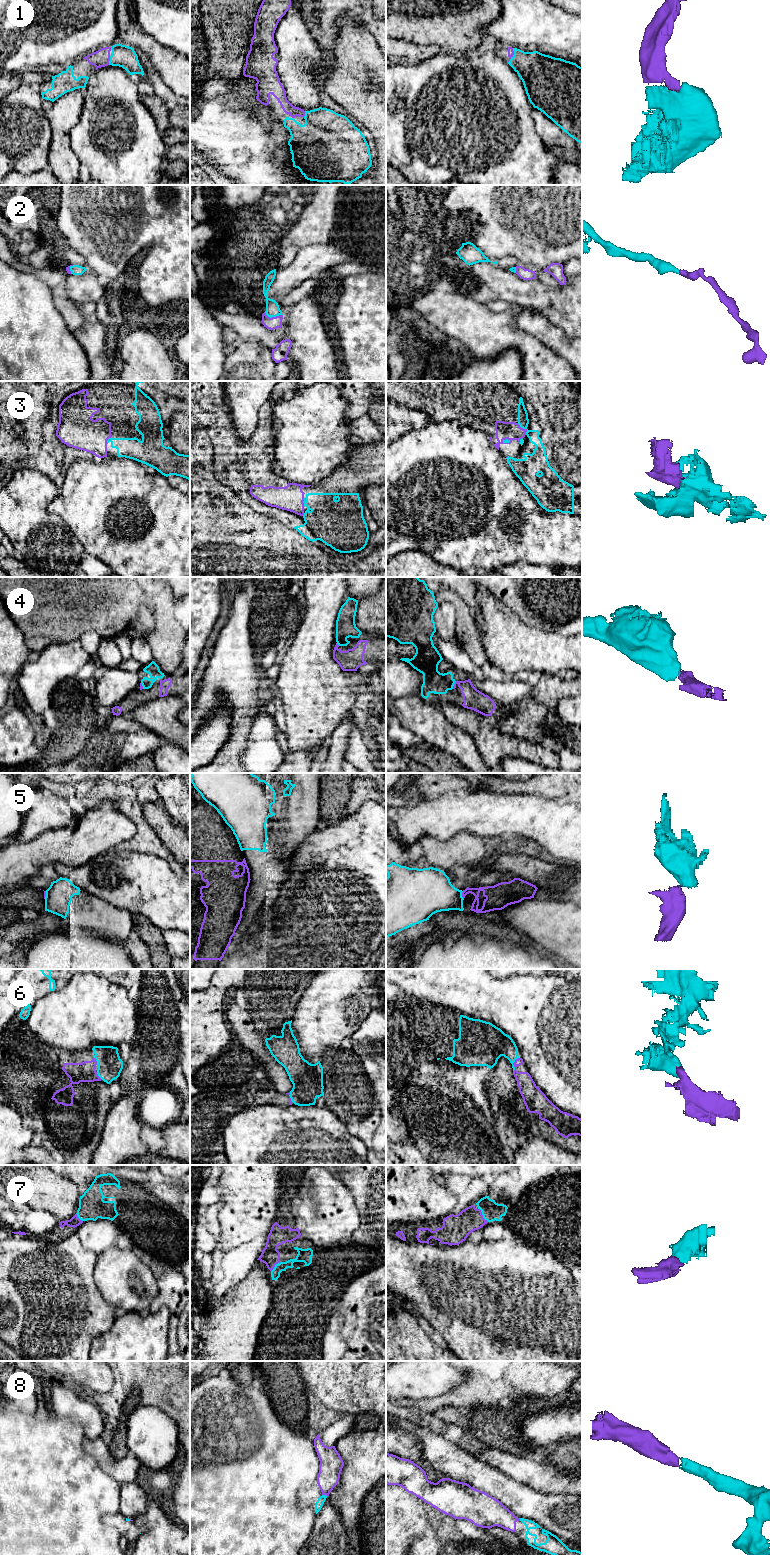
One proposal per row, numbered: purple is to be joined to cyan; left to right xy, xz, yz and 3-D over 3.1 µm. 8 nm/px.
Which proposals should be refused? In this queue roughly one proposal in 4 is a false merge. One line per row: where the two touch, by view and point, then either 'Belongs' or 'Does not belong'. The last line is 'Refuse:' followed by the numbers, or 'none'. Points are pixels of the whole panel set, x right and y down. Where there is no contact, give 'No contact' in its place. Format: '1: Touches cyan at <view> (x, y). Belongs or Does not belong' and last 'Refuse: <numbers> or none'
1: Touches cyan at yz (513, 55). Belongs
2: Touches cyan at xz (273, 316). Belongs
3: Touches cyan at yz (524, 428). Belongs
4: Touches cyan at yz (453, 685). Belongs
5: Touches cyan at yz (461, 895). Does not belong
6: Touches cyan at yz (512, 1064). Belongs
7: Touches cyan at yz (482, 1214). Belongs
8: Touches cyan at xz (324, 1495). Belongs
Refuse: 5

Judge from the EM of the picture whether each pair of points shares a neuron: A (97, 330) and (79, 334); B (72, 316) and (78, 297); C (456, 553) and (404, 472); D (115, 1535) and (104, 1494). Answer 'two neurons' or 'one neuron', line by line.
A: one neuron
B: two neurons
C: one neuron
D: one neuron

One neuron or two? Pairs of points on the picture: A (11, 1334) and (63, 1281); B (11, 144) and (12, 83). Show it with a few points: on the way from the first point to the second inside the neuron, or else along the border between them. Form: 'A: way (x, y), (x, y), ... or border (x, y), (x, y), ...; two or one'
A: way (24, 1321), (50, 1294); one
B: border (27, 84), (19, 86), (10, 93); two

